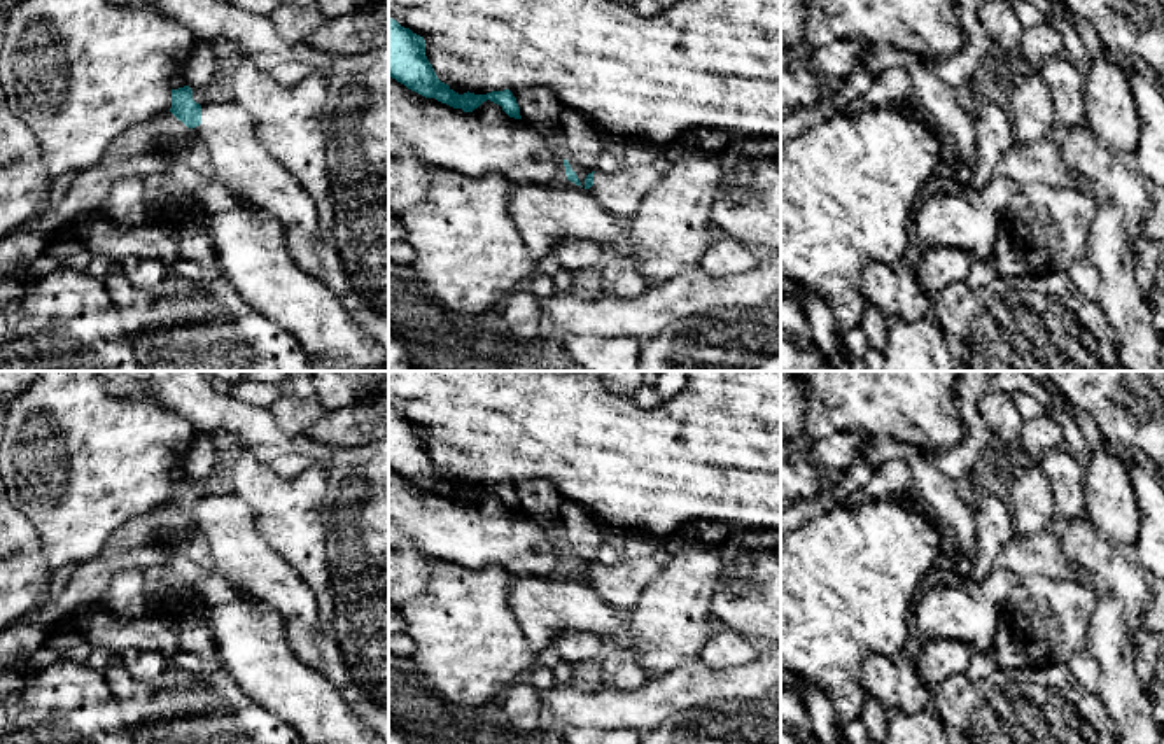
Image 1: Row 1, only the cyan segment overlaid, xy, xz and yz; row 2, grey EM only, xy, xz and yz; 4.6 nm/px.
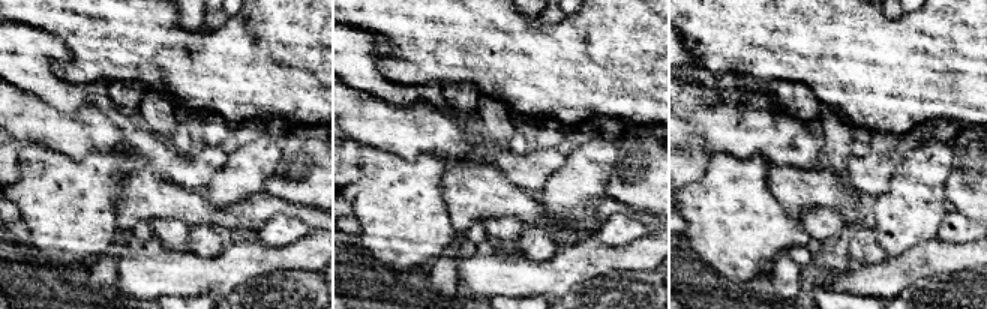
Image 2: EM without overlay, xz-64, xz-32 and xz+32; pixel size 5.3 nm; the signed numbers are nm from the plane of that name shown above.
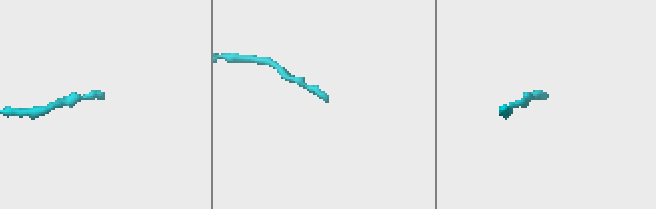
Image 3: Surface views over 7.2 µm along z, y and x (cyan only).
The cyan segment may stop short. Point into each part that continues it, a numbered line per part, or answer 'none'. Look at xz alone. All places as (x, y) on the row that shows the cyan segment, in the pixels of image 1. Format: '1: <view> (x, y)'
1: xz (620, 193)

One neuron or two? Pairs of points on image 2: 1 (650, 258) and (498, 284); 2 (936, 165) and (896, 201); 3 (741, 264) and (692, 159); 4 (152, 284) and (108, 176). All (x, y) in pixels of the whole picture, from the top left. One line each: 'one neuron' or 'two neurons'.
1: one neuron
2: one neuron
3: two neurons
4: two neurons

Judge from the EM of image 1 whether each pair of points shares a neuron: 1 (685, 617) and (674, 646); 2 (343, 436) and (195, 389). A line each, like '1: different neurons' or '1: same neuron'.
1: same neuron
2: different neurons

